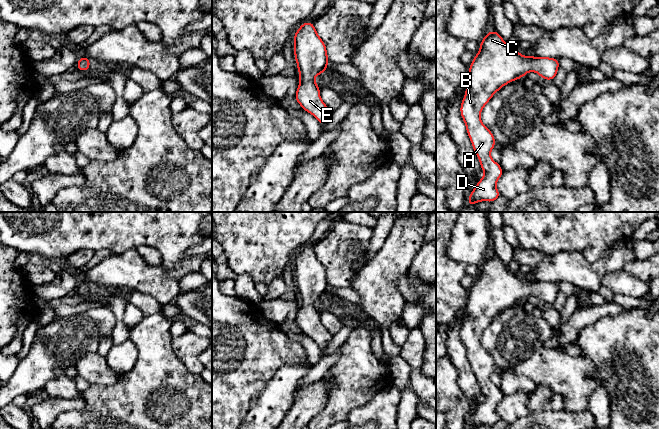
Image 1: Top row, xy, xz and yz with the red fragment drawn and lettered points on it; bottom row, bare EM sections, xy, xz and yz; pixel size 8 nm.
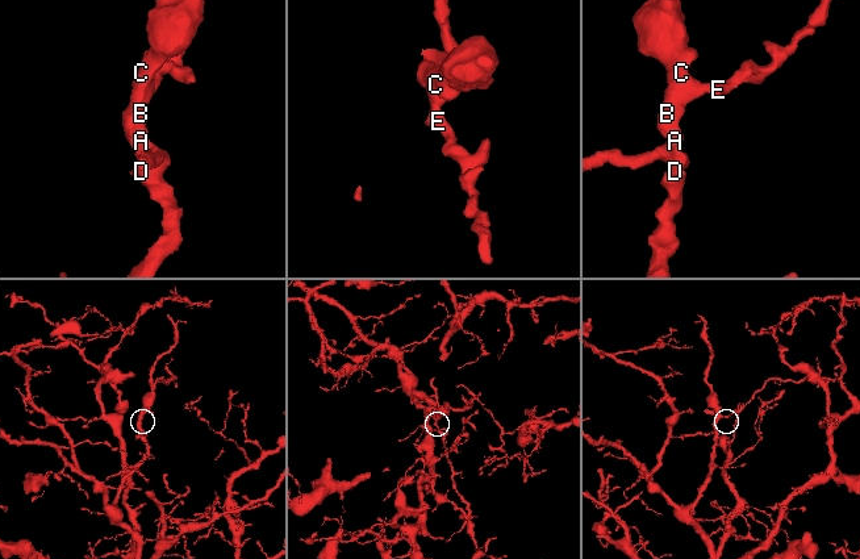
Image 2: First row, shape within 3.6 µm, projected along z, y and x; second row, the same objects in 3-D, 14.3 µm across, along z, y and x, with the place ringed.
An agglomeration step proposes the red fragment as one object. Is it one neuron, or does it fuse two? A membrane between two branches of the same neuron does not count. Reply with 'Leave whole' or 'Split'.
Leave whole

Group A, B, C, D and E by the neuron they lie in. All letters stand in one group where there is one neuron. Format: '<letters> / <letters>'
A B C D E

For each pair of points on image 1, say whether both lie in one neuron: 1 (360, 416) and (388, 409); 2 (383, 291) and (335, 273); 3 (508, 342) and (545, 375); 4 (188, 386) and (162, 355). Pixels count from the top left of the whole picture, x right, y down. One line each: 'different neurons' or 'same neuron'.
1: same neuron
2: different neurons
3: different neurons
4: same neuron

